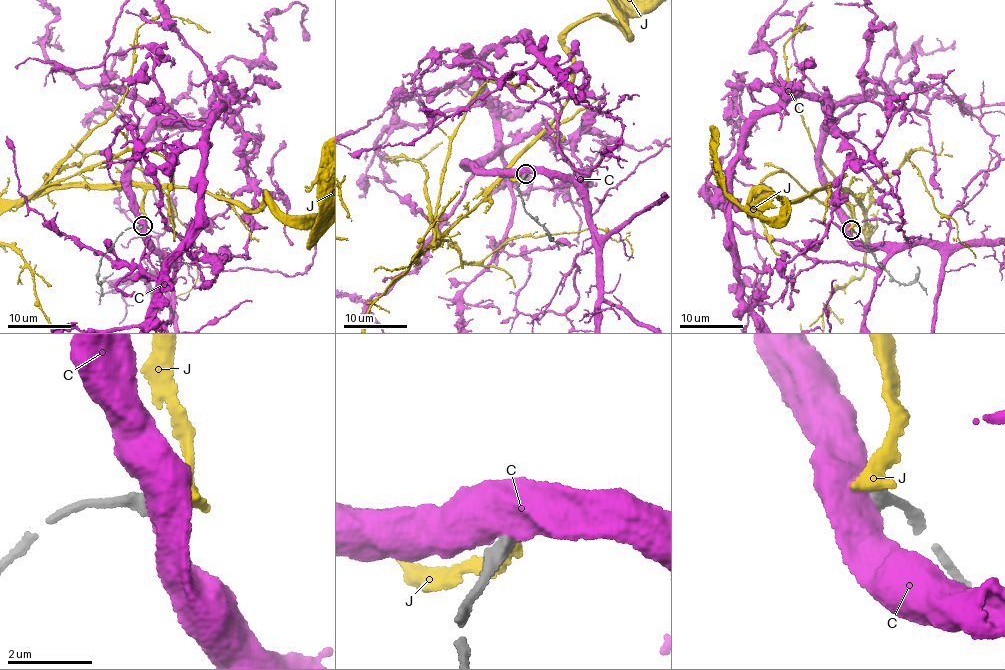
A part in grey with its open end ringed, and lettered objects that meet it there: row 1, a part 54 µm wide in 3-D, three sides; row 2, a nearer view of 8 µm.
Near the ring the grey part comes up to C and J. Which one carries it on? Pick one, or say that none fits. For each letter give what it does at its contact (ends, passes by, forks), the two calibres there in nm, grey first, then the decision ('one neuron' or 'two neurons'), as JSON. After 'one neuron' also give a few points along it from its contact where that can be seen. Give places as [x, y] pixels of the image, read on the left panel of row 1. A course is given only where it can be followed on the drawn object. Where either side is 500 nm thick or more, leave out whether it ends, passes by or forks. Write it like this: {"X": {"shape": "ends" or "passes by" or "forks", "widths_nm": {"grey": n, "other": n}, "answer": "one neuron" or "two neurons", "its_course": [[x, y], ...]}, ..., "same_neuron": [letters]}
{"C": {"widths_nm": {"grey": 400, "other": 800}, "answer": "two neurons"}, "J": {"shape": "ends", "widths_nm": {"grey": 400, "other": 480}, "answer": "one neuron"}, "same_neuron": ["J"]}

